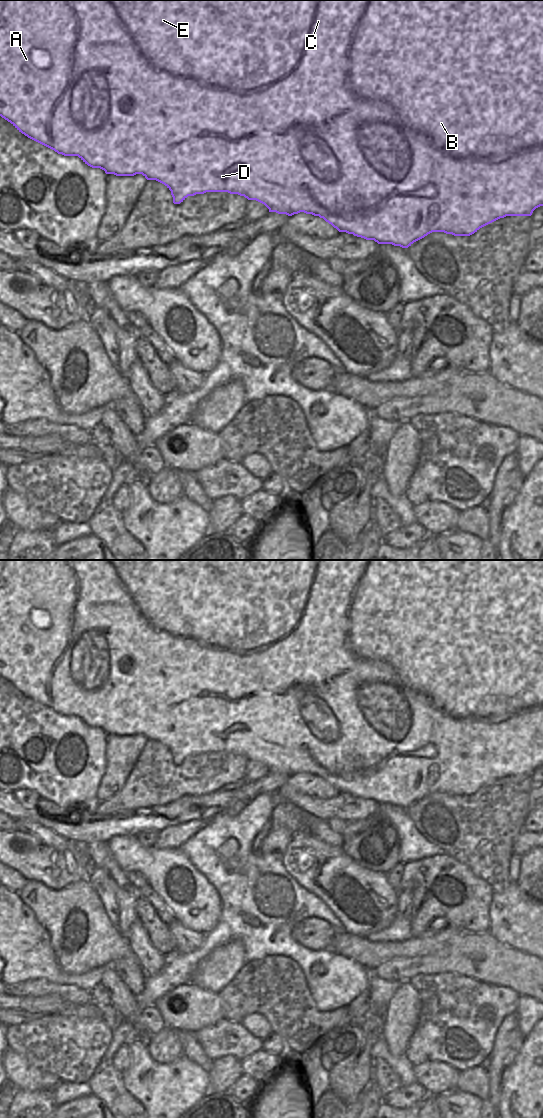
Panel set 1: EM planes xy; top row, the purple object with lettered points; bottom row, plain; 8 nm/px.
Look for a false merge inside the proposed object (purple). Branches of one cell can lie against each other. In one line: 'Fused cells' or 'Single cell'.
Single cell

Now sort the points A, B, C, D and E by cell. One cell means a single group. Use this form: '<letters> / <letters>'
A B C D E

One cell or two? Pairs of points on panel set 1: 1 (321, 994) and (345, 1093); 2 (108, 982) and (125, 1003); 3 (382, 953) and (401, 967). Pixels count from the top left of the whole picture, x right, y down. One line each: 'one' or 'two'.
1: two
2: one
3: two

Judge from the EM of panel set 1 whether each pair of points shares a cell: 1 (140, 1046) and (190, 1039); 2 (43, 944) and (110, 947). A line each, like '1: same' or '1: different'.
1: different
2: different

